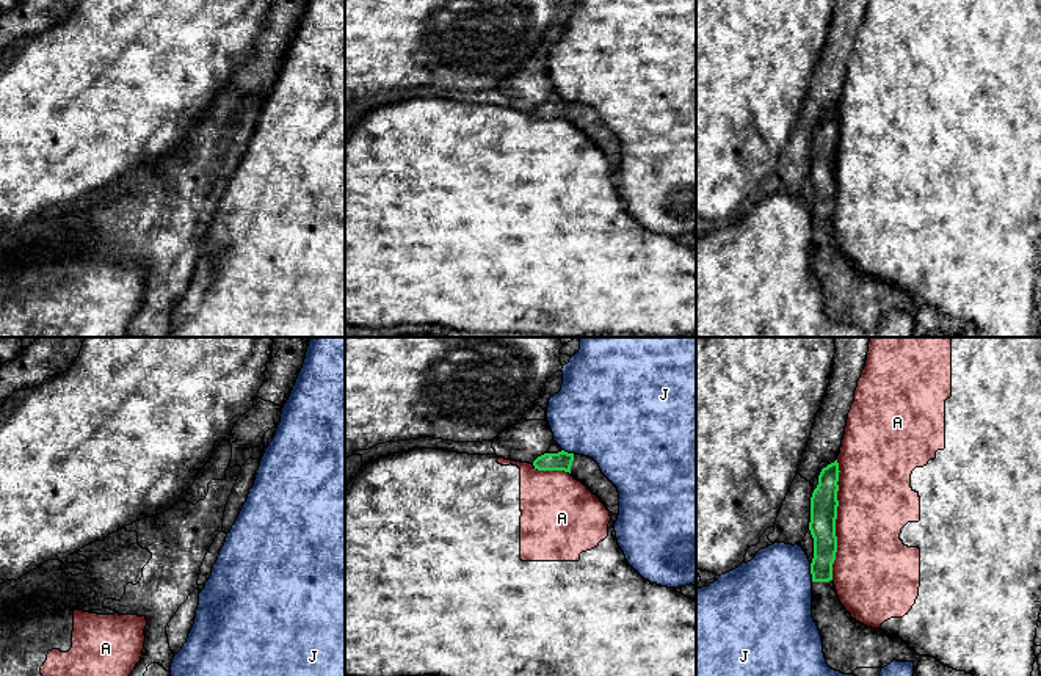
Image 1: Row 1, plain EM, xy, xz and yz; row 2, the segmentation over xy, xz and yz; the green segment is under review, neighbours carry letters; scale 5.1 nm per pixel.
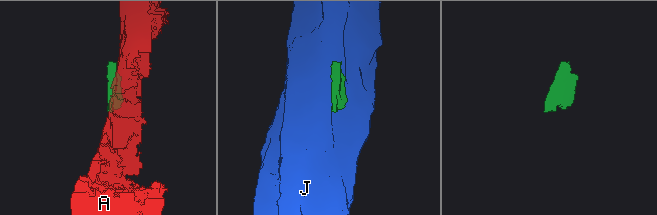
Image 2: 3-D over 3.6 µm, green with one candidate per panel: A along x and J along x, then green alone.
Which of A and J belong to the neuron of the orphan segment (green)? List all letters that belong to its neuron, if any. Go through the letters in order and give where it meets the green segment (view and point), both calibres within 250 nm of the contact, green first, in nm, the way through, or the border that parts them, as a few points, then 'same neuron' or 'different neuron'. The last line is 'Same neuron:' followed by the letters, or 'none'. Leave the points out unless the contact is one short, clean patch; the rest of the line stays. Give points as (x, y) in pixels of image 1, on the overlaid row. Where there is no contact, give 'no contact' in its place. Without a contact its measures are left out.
A: contact yz (836, 518); calibres 140 and 380 nm; different neuron
J: contact yz (811, 573); calibres 140 and 440 nm; different neuron
Same neuron: none

